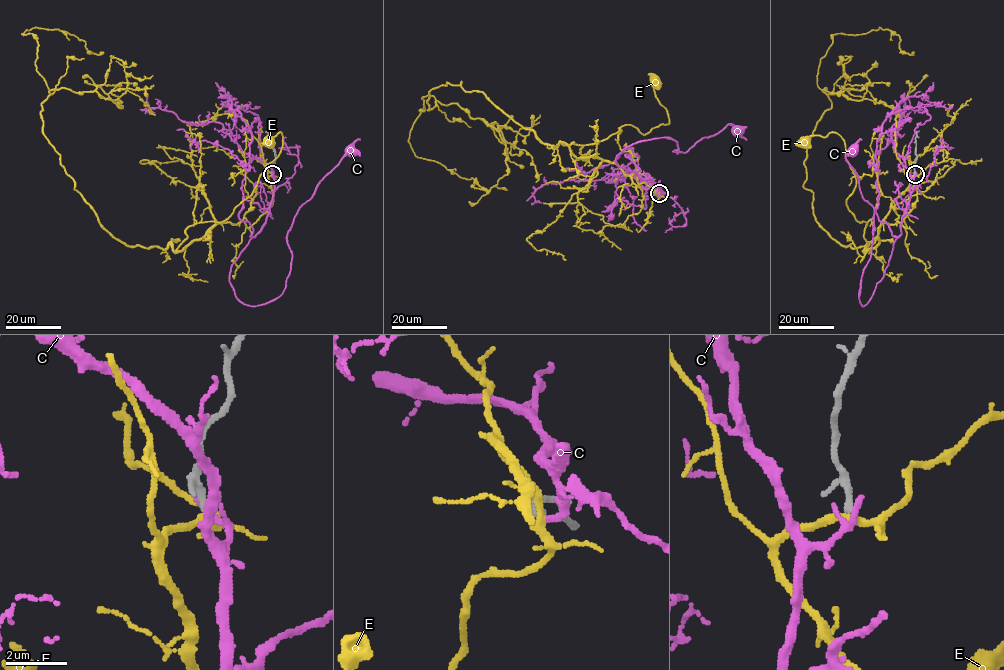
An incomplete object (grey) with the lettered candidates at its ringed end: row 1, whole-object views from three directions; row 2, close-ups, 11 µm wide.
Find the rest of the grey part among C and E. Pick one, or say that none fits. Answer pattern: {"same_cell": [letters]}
{"same_cell": []}

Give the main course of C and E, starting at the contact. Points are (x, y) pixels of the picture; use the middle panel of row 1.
C: (659, 194), (615, 157), (638, 142), (669, 138), (685, 152), (727, 124), (737, 131)
E: (659, 194), (616, 164), (576, 157), (562, 144), (594, 144), (625, 124), (644, 134), (669, 123), (654, 84)

